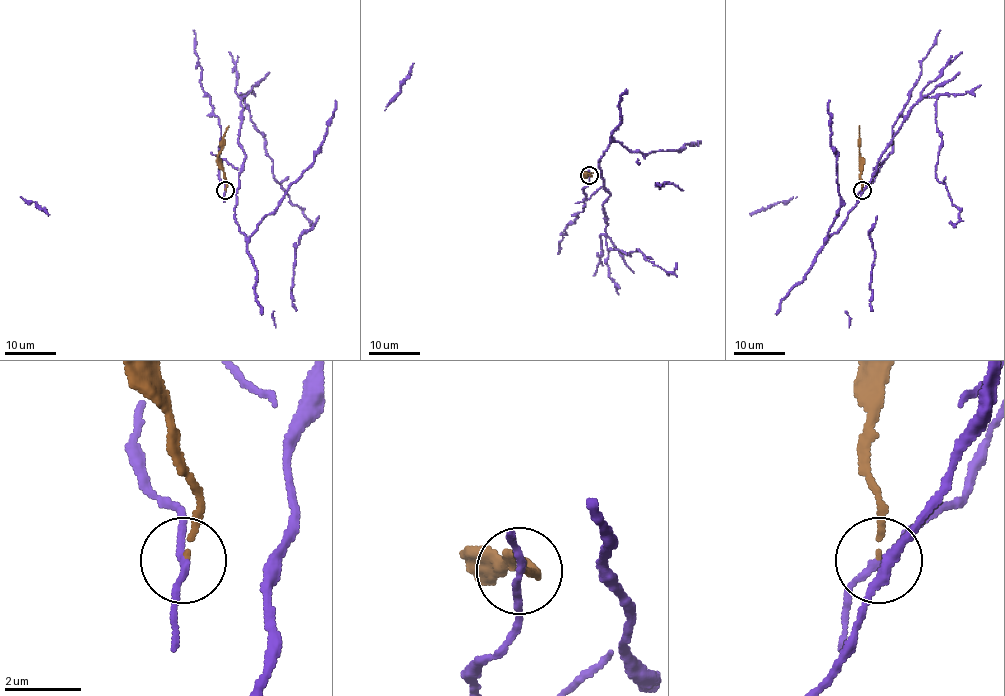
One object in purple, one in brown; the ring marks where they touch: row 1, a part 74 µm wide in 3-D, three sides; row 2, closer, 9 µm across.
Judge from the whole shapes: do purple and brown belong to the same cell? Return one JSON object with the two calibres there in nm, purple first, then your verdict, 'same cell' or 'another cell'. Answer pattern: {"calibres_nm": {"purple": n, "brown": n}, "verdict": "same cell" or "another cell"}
{"calibres_nm": {"purple": 160, "brown": 110}, "verdict": "another cell"}

